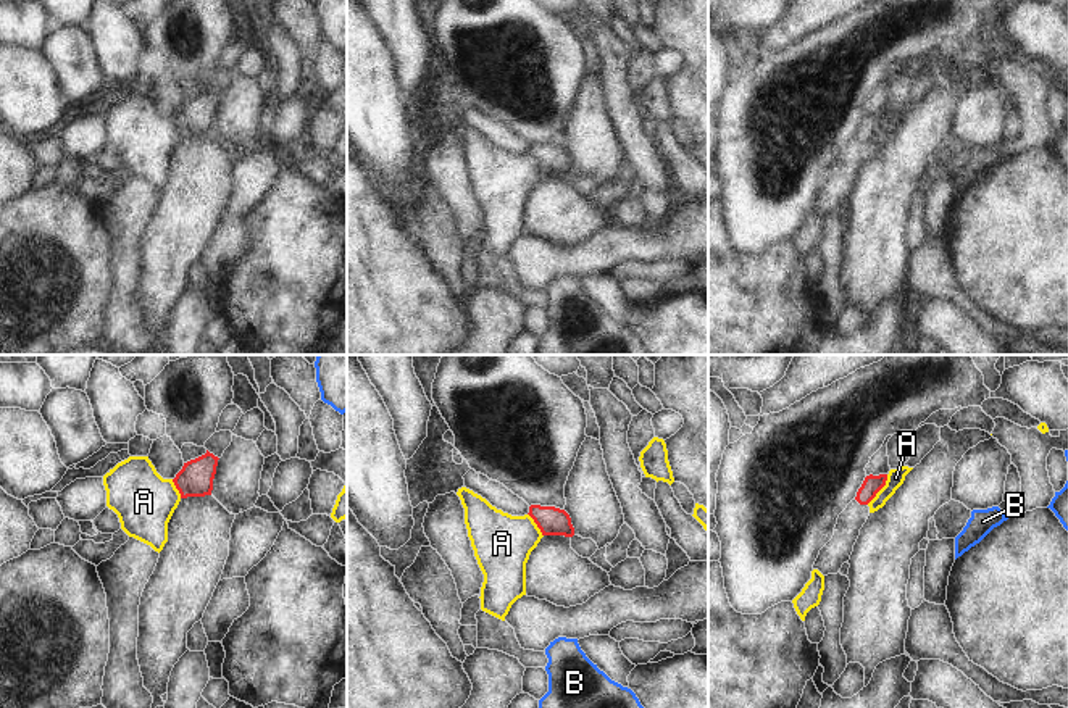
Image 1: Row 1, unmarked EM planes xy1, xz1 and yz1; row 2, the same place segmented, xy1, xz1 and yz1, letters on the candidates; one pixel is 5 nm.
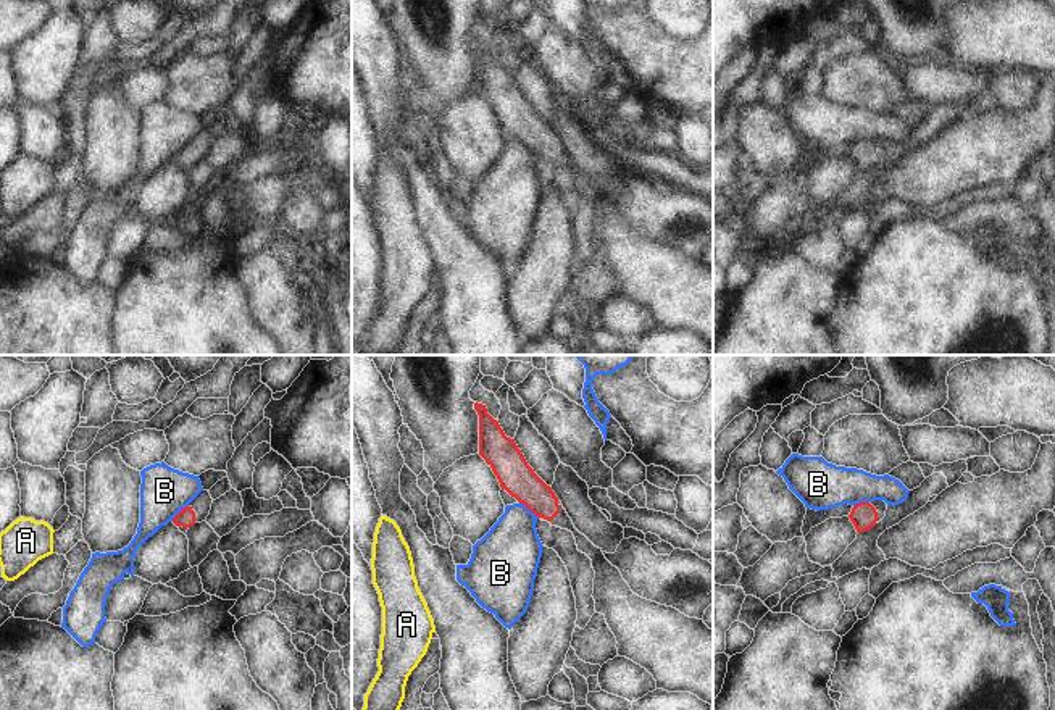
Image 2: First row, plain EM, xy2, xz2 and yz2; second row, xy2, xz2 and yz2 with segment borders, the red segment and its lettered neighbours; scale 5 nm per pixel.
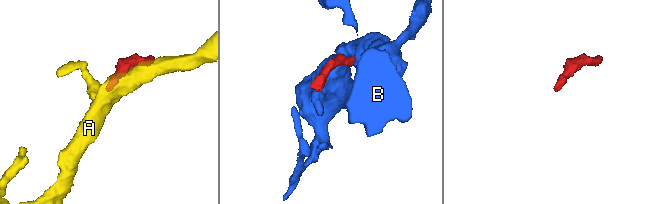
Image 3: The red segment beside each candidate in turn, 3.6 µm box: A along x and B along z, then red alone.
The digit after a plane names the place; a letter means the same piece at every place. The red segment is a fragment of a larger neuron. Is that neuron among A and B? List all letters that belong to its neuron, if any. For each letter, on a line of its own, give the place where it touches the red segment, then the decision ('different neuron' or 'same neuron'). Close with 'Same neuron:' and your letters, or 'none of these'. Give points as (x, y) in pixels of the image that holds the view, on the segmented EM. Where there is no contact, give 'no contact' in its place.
A: contact yz1 (881, 487); different neuron
B: contact xz2 (529, 510); different neuron
Same neuron: none of these

